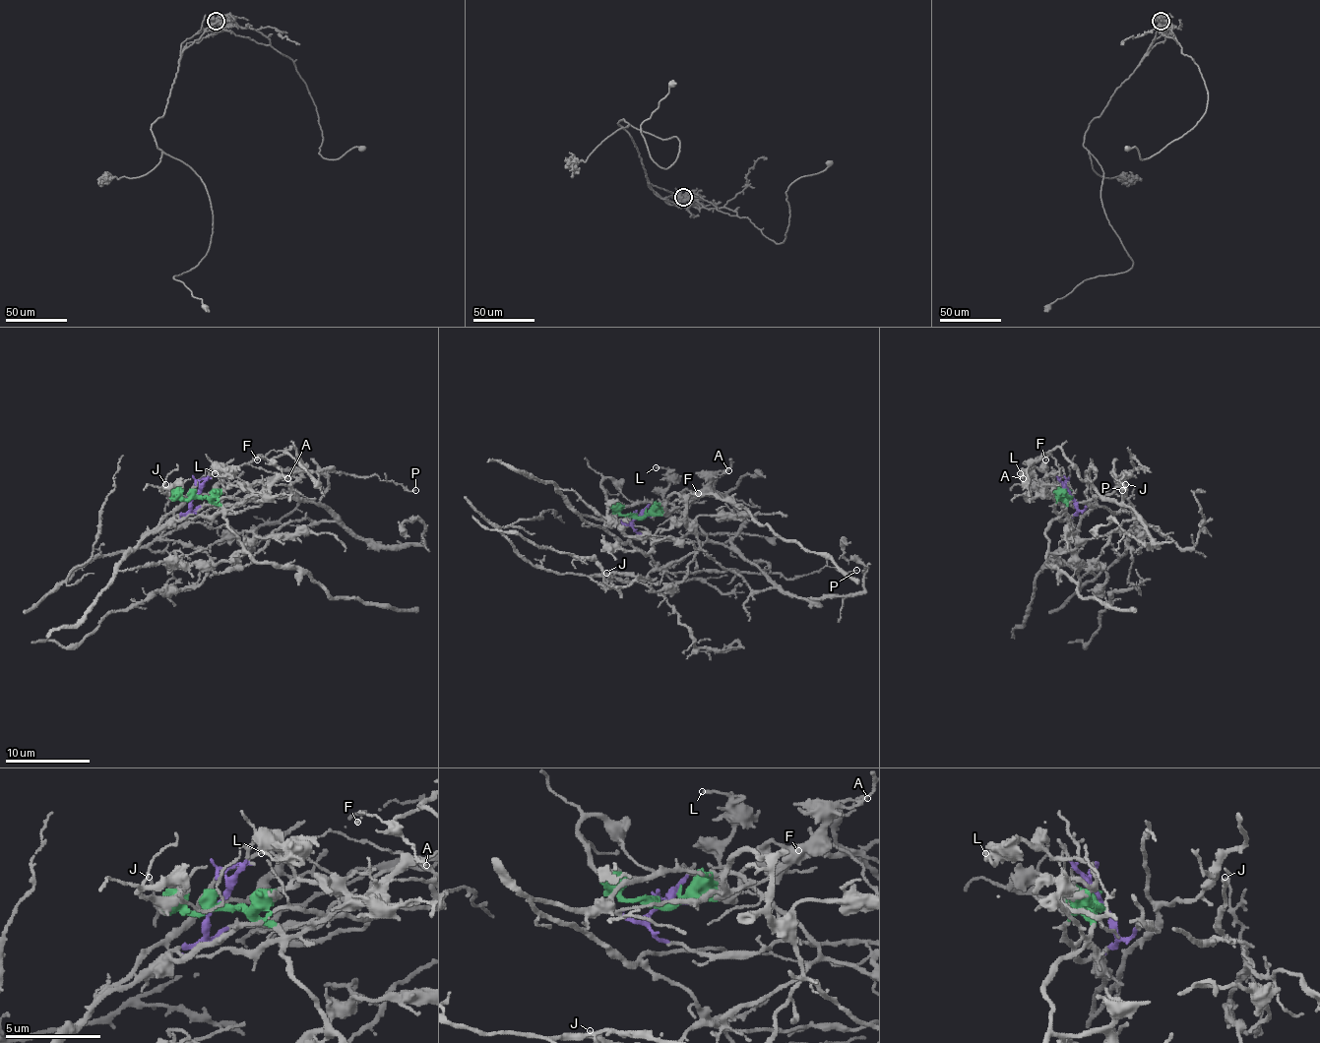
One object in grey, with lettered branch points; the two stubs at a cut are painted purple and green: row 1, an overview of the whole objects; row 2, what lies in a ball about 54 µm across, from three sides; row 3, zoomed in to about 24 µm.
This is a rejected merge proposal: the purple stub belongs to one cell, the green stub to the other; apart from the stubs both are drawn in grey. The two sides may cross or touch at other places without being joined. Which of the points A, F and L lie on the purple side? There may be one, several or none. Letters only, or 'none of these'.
none of these

